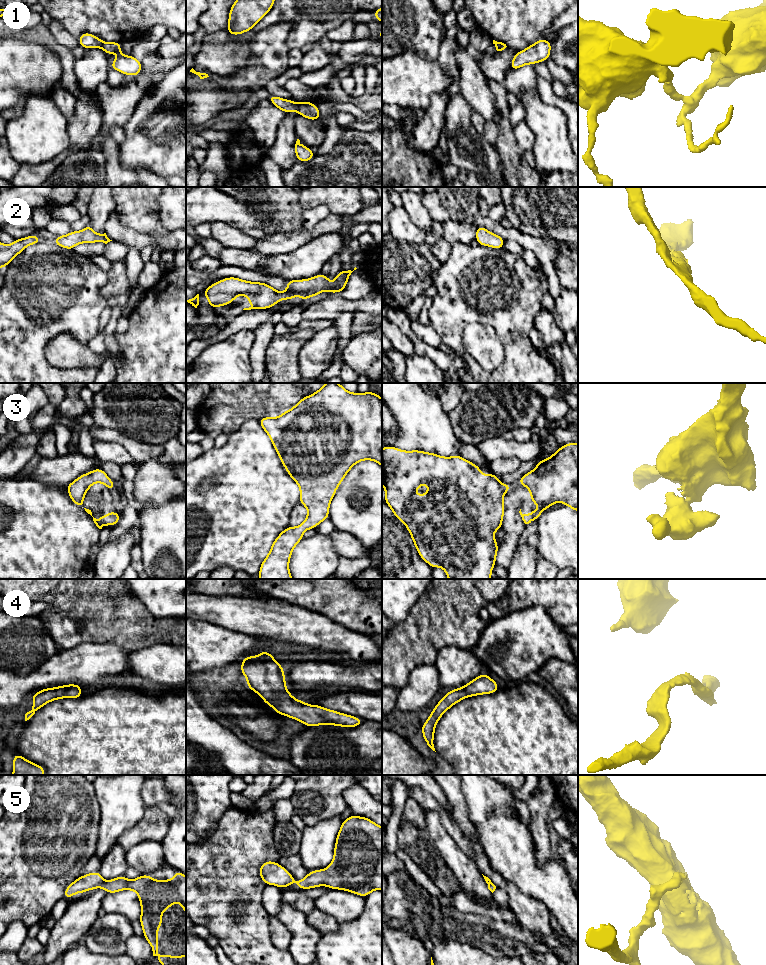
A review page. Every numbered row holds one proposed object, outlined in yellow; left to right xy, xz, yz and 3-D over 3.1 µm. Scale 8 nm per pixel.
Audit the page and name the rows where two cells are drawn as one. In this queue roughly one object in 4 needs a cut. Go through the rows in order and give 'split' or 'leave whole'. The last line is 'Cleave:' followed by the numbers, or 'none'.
1: split
2: leave whole
3: leave whole
4: leave whole
5: split
Cleave: 1, 5

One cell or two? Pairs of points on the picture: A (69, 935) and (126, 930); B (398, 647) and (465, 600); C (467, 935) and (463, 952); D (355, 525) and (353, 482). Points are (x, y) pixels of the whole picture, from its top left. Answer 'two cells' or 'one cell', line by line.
A: two cells
B: one cell
C: two cells
D: one cell

